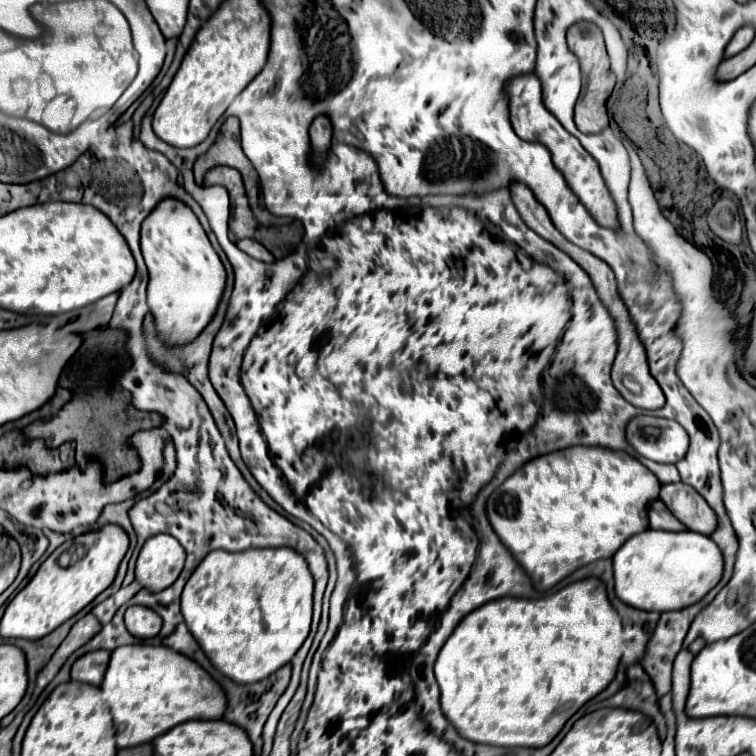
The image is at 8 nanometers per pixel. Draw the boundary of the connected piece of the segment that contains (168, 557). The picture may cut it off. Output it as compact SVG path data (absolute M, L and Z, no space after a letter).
M155 535L147 539L137 557L135 579L151 593L157 593L175 583L183 563L185 551L181 543L171 535Z

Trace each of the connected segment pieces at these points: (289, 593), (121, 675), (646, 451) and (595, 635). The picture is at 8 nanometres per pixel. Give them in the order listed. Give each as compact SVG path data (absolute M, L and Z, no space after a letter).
M289 547L249 549L239 553L211 551L193 571L181 593L181 613L191 635L211 663L235 683L257 683L291 661L309 635L313 611L313 577L307 561Z
M123 645L111 653L103 693L111 705L115 739L119 747L149 743L179 723L191 719L221 719L225 713L225 691L193 659L165 645Z
M647 415L629 421L627 441L639 455L657 463L677 463L689 447L689 435L677 421Z
M597 577L575 581L575 583L559 589L557 593L541 599L513 599L513 597L505 597L505 599L489 601L489 603L481 605L481 609L475 609L473 613L469 613L457 625L457 629L451 633L449 641L439 651L439 657L435 661L435 677L437 677L439 689L441 689L441 709L443 709L445 717L453 723L453 727L465 739L469 739L473 743L499 745L499 747L545 747L547 743L551 743L557 737L557 733L567 723L567 719L579 707L583 707L595 695L599 695L613 681L617 665L619 665L619 659L621 659L621 637L623 637L623 633L621 633L621 617L611 607L611 603L607 599L607 593L605 593L605 587L603 587L603 583Z

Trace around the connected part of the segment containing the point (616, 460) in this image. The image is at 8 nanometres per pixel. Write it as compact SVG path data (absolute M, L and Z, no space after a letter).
M569 447L569 449L563 449L563 451L557 451L557 453L549 453L549 455L541 455L541 457L535 457L531 459L529 463L525 463L521 469L517 469L501 487L497 487L489 501L487 501L487 515L489 515L489 523L493 527L493 531L501 537L503 545L513 553L513 557L521 563L521 567L527 571L527 575L531 577L533 581L533 587L537 591L547 591L551 587L555 587L561 579L565 579L567 575L571 575L577 567L581 565L587 565L587 563L593 563L597 559L609 559L613 557L613 553L633 535L649 529L649 521L647 521L647 509L649 509L649 503L653 499L659 497L659 489L661 489L661 483L659 479L641 463L637 461L635 457L631 457L629 453L625 451L609 451L609 449L601 449L601 447Z

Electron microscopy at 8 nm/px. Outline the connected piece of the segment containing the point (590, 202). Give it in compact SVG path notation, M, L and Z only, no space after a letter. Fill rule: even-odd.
M533 73L515 77L513 81L509 81L507 93L509 93L509 107L511 107L511 125L513 125L515 133L523 141L533 141L533 143L545 145L549 149L549 153L551 153L553 165L563 173L567 185L577 195L577 199L585 205L585 209L589 209L589 215L593 215L593 219L597 219L597 223L601 227L609 227L609 229L617 231L619 229L617 207L615 207L615 201L613 201L613 197L611 197L611 193L609 193L609 189L607 189L607 185L605 185L605 181L601 177L597 161L545 109L545 105L541 101L541 83L537 81L537 77Z

